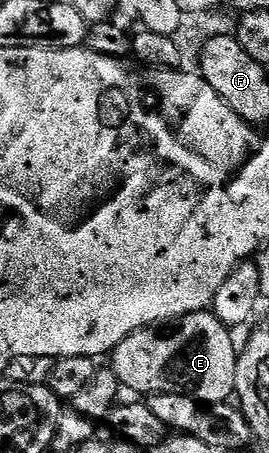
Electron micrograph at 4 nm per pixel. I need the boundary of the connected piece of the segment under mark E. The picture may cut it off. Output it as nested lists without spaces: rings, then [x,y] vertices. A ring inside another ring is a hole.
[[[212,311],[188,313],[128,335],[128,339],[121,341],[114,349],[112,368],[118,376],[119,386],[123,390],[131,389],[134,392],[131,394],[183,393],[201,401],[203,405],[221,405],[235,396],[239,350],[236,345],[234,349],[234,341],[230,335],[231,330]]]

